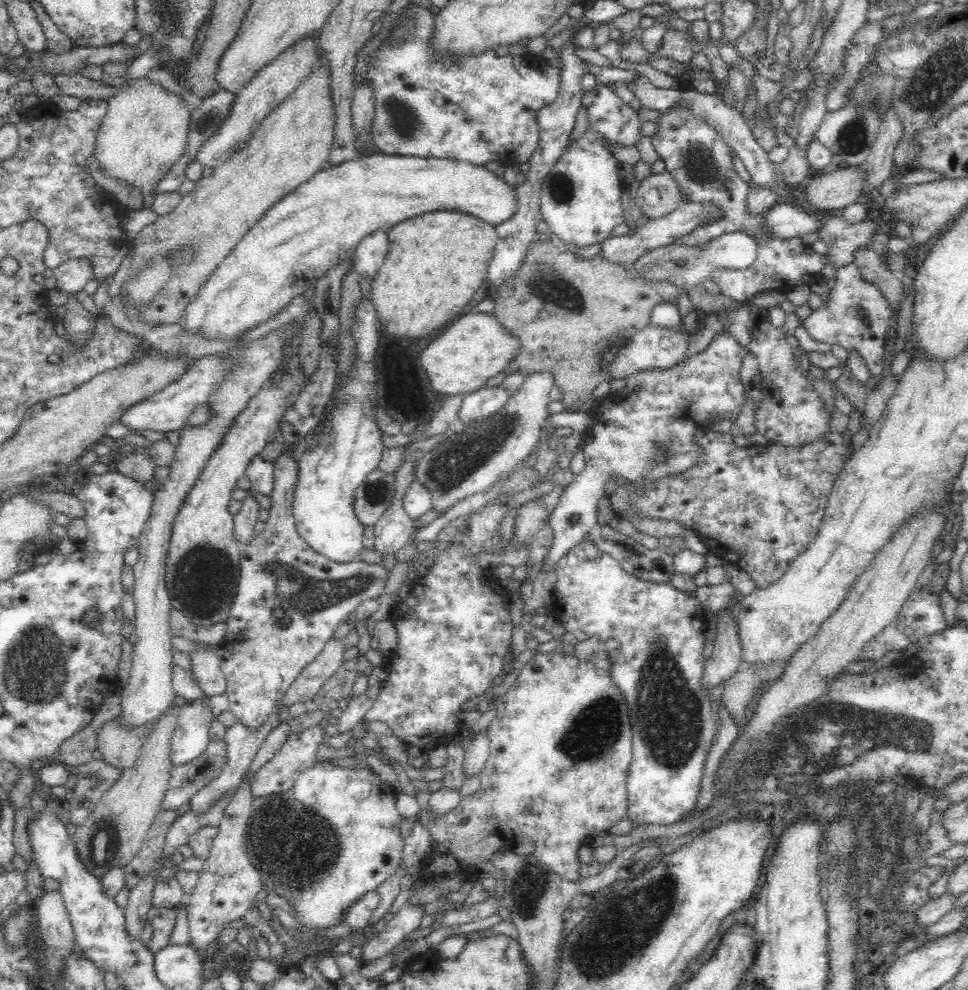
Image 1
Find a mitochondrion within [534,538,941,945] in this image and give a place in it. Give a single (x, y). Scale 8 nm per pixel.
(807, 738)

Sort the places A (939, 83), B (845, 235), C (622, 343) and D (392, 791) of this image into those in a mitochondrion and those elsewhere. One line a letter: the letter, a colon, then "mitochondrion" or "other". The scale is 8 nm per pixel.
A: mitochondrion
B: other
C: other
D: other

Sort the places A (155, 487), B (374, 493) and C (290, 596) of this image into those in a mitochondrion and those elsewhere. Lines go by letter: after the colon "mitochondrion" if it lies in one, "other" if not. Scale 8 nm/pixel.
A: other
B: mitochondrion
C: mitochondrion

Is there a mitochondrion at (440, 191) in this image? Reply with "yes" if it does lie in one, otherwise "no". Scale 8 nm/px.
no

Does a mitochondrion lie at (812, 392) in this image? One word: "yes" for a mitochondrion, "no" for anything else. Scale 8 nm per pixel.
no

